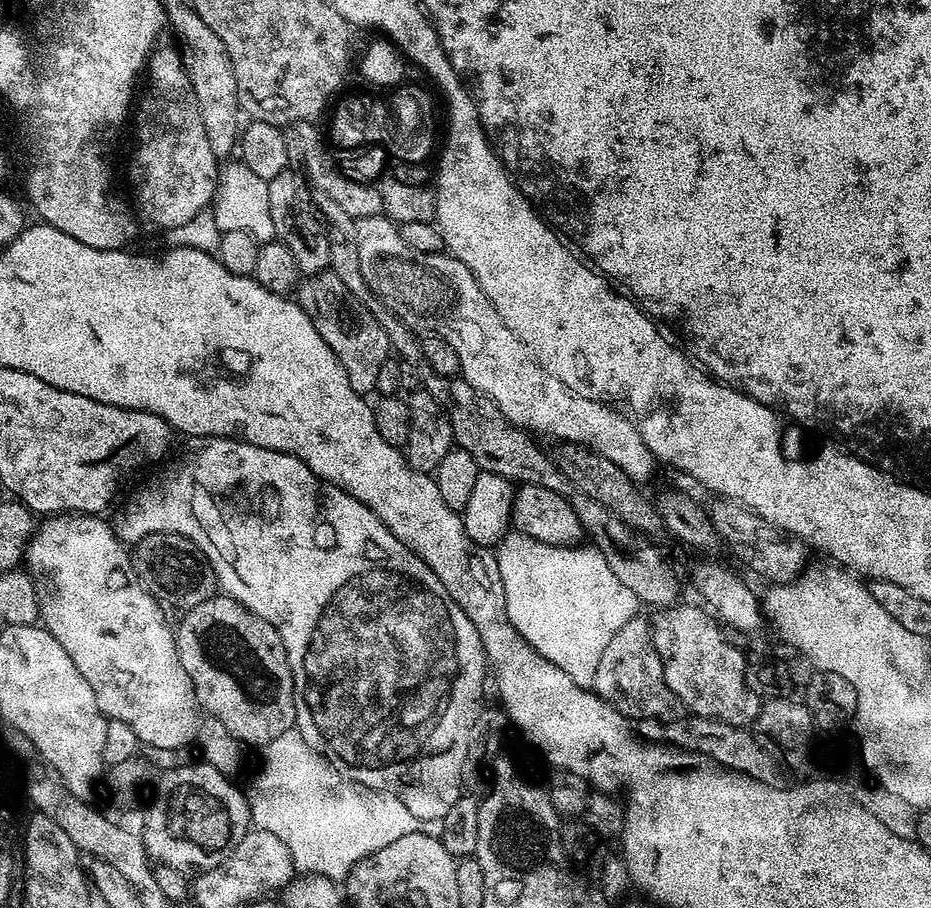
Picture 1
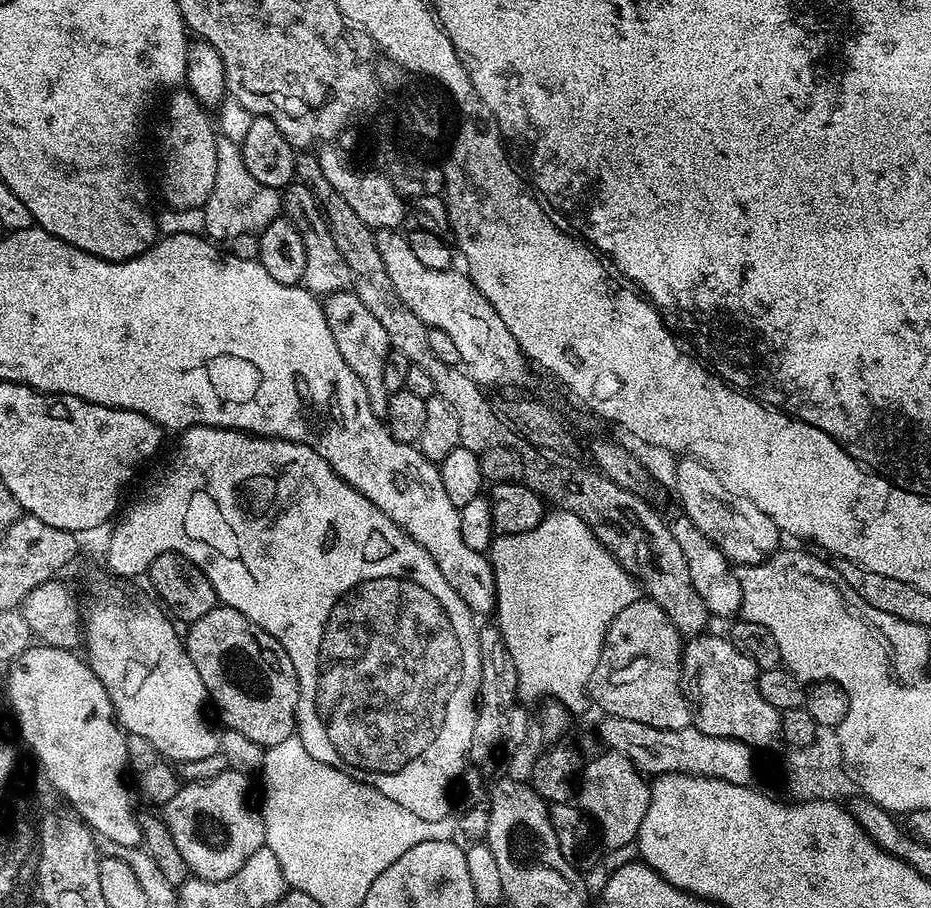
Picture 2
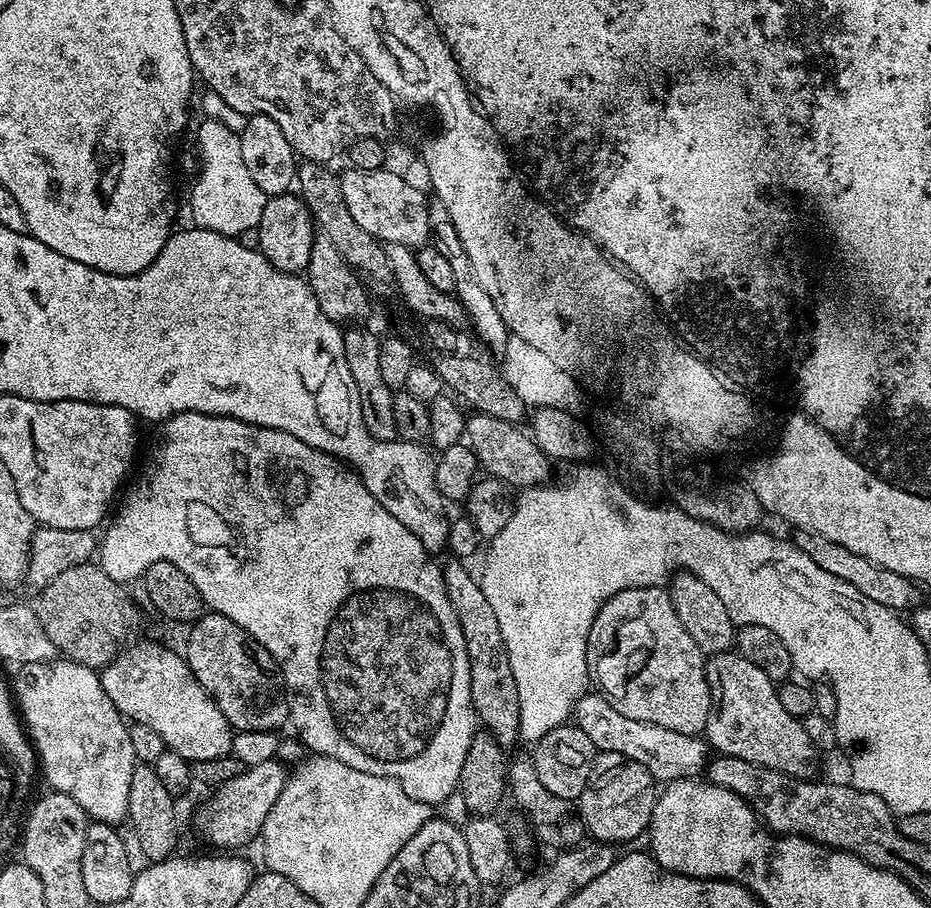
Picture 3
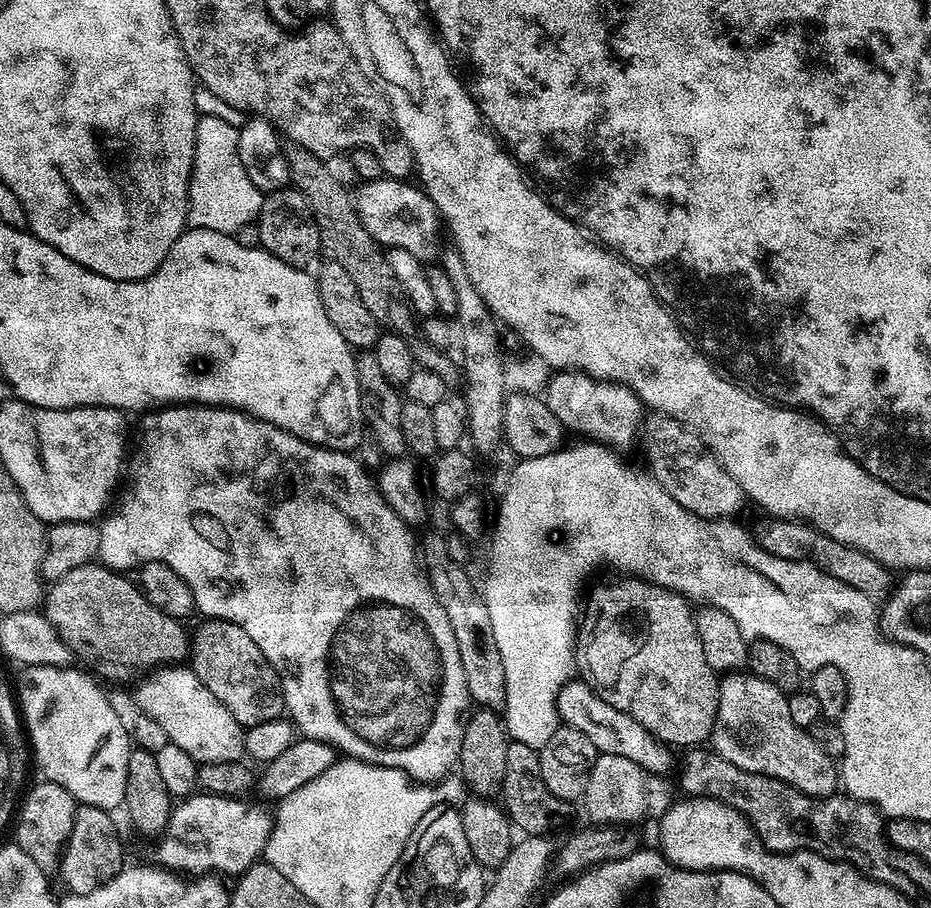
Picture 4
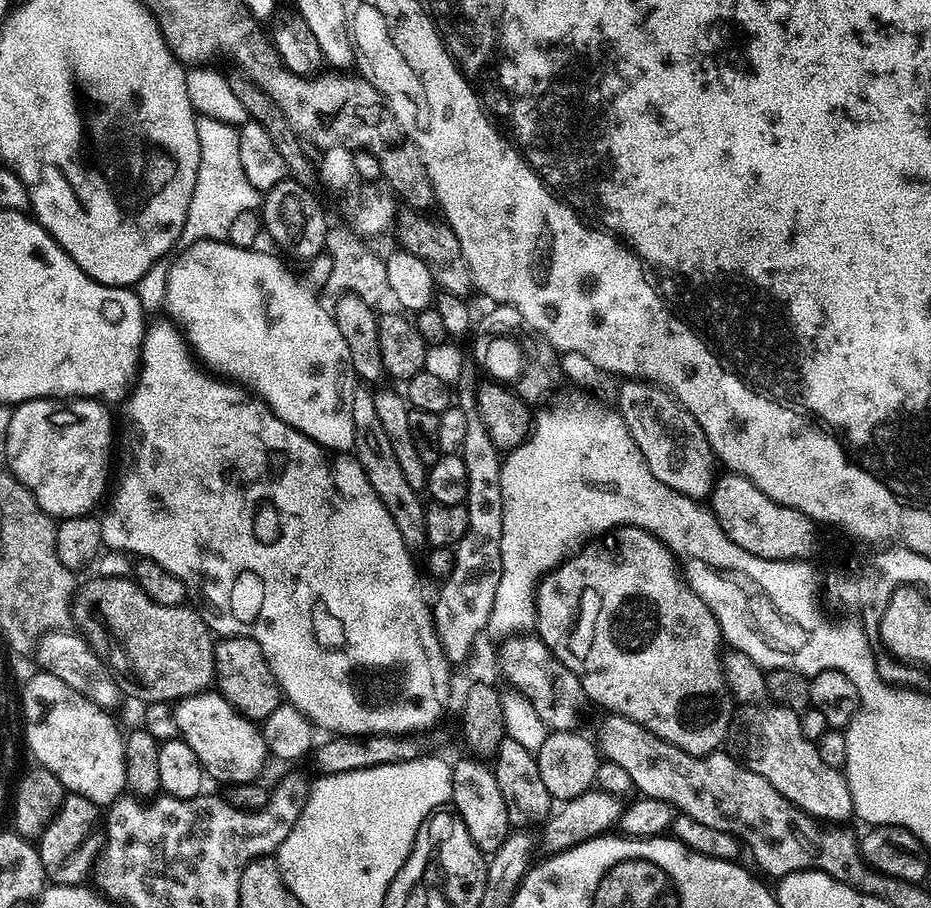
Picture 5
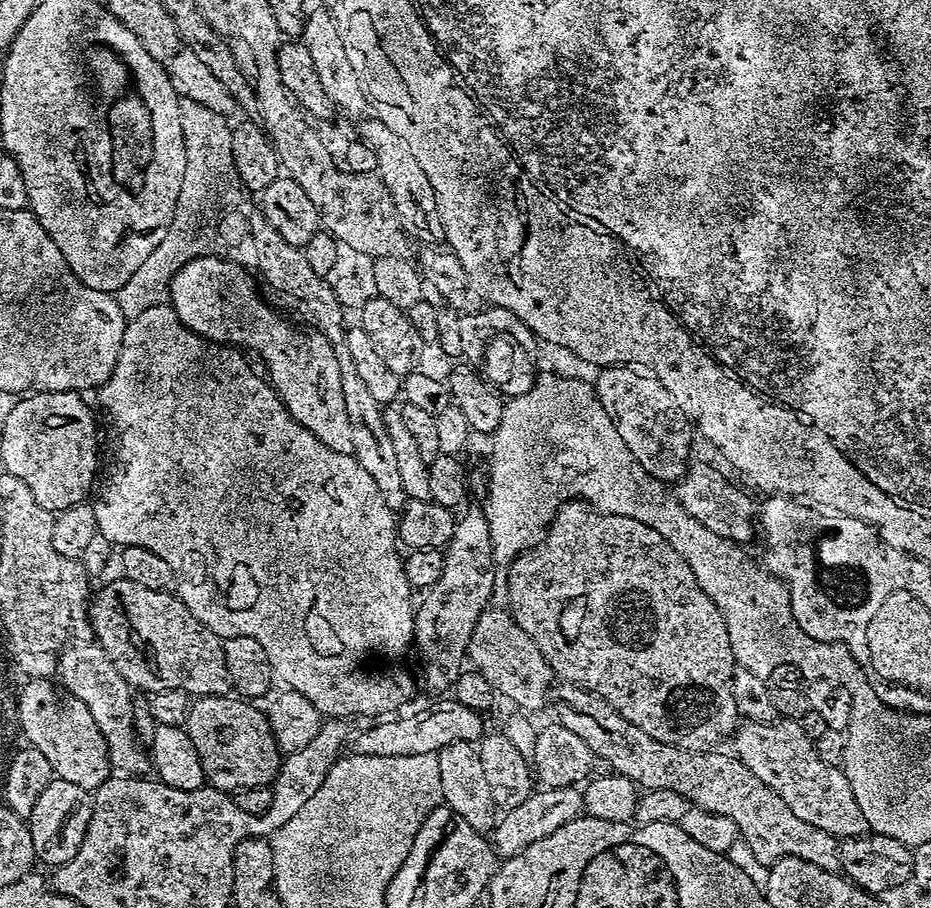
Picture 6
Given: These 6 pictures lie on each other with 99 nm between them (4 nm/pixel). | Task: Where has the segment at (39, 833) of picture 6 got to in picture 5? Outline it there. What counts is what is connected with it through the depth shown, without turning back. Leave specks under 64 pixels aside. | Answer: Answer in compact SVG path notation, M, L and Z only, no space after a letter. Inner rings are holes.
M65 795L55 818L38 837L38 851L45 877L52 884L83 885L101 854L105 837L101 805L90 802L90 798Z

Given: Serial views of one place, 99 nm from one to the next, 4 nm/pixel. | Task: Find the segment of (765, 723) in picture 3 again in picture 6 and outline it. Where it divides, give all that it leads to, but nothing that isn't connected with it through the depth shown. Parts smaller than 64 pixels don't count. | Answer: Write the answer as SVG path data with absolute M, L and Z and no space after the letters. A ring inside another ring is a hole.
M777 722L772 725L745 723L737 727L734 733L735 740L734 752L738 759L750 770L754 770L754 775L762 778L762 782L766 782L766 786L770 786L770 790L774 790L774 794L778 794L778 798L782 798L782 802L786 802L786 806L790 806L790 810L794 810L794 814L802 818L802 822L815 828L823 826L834 830L840 840L860 838L869 831L866 818L860 816L862 810L858 807L858 798L854 798L854 790L850 790L848 777L841 769L827 765L822 760L817 745L803 732L799 723Z

